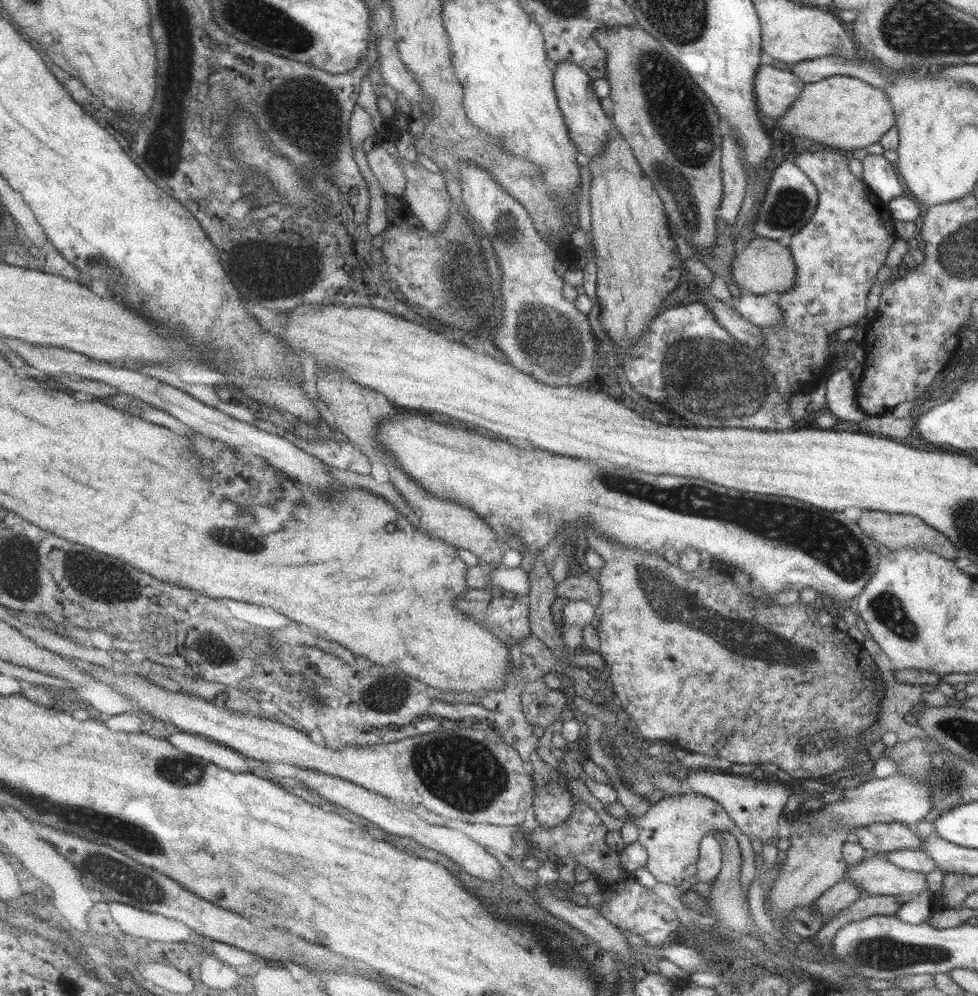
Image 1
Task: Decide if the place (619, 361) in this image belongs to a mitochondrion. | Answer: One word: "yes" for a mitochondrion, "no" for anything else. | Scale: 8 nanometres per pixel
no

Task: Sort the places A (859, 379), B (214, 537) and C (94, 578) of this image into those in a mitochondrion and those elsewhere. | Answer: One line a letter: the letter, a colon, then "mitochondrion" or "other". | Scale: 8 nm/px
A: other
B: mitochondrion
C: mitochondrion

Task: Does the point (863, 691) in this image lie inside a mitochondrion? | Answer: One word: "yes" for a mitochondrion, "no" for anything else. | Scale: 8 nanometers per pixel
yes

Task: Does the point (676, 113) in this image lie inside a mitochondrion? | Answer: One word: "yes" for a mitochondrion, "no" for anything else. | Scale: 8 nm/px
yes

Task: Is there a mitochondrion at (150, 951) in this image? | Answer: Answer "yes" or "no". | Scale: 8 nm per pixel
no

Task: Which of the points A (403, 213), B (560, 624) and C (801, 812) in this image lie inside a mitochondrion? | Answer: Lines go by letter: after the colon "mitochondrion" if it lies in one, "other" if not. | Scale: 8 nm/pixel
A: other
B: other
C: other

